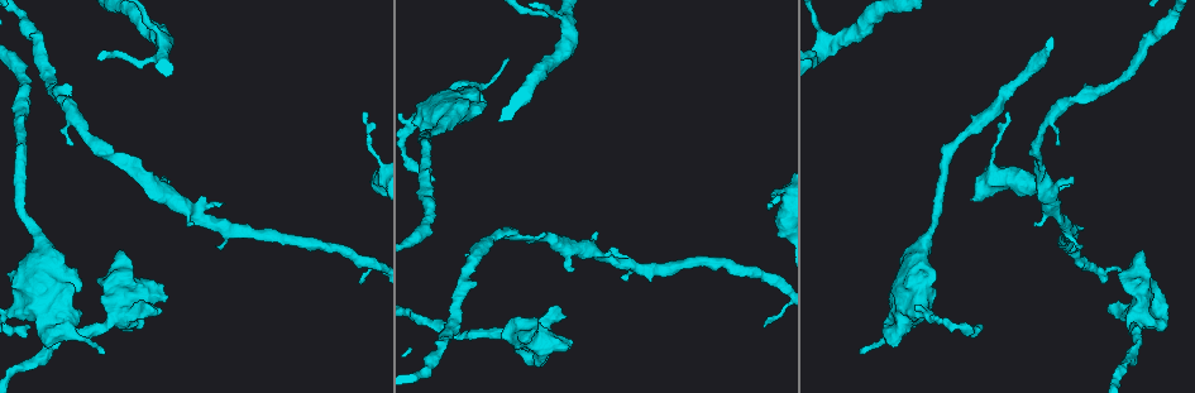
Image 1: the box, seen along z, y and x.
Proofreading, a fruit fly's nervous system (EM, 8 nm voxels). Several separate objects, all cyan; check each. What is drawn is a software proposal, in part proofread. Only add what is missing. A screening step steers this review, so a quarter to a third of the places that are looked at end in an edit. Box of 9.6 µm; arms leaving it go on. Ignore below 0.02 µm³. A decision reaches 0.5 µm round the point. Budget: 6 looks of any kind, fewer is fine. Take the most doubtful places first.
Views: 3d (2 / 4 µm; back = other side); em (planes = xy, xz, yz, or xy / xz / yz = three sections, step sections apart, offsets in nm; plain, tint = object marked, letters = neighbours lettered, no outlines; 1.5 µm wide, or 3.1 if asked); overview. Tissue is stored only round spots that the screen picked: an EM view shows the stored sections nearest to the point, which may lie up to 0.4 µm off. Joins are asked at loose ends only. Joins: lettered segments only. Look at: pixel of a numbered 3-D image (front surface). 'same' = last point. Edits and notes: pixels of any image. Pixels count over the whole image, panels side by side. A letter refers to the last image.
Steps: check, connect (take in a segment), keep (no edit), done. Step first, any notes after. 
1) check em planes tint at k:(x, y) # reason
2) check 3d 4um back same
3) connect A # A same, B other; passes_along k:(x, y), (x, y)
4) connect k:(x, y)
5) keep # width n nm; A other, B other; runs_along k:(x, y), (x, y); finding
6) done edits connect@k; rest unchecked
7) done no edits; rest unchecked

check em planes letters at 1:(889, 294) # thick end

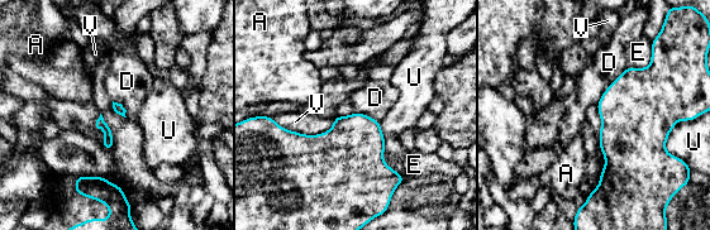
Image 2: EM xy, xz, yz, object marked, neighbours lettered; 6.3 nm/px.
connect D # A other, D same, E other, U other, V other; the neuron continues

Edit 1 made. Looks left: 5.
check em planes letters at 1:(1141, 251) # free end

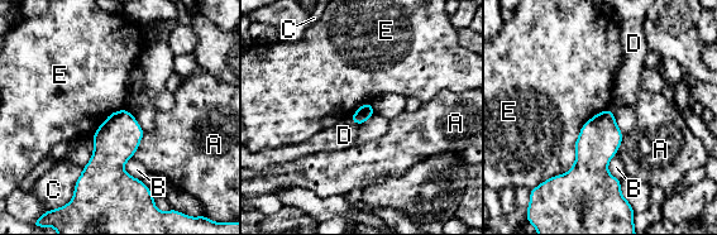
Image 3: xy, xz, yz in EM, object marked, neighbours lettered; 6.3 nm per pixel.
keep # A other, B other, C other, D other, E other; border 3:(607, 108), (546, 180); none of them fits

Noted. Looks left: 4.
done edits connect@2; rest unchecked

